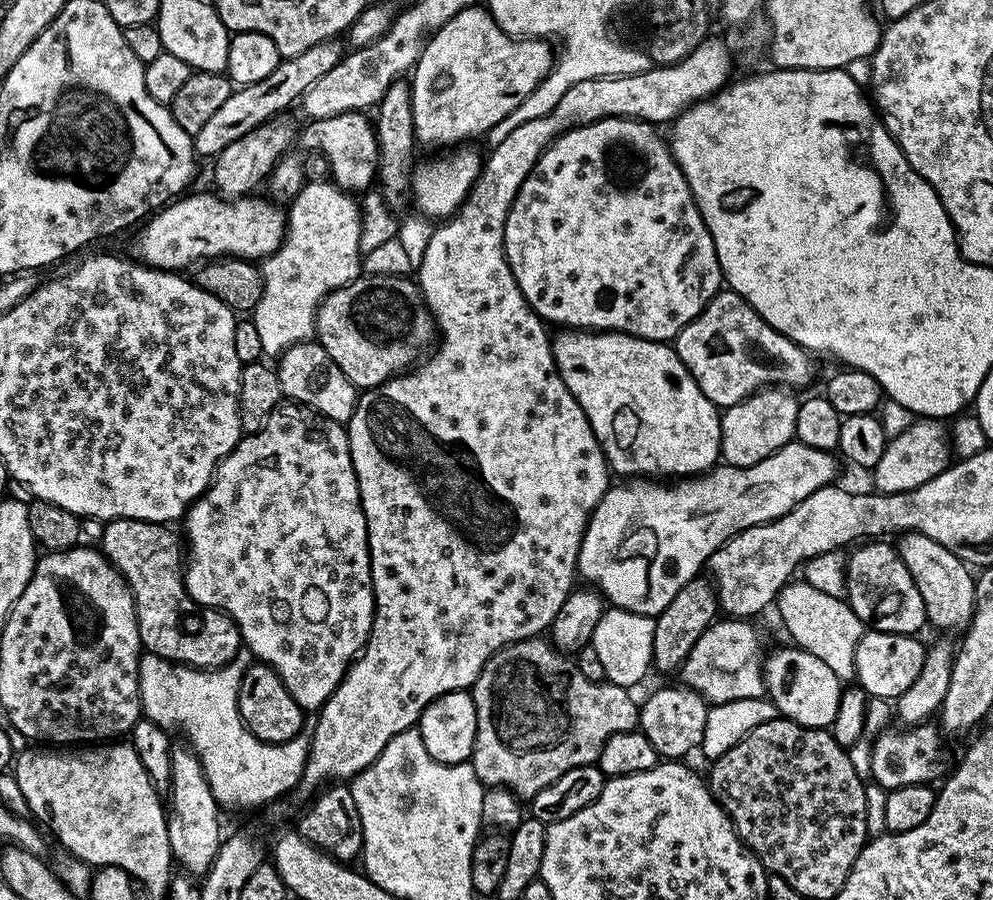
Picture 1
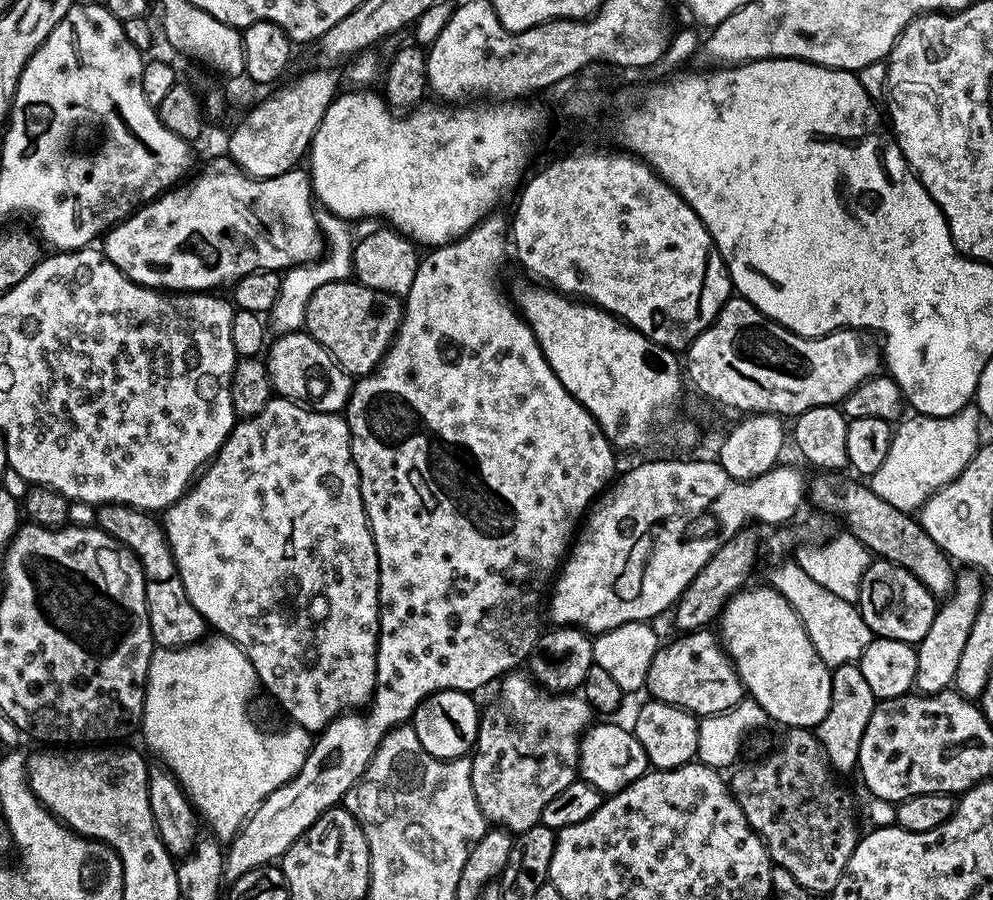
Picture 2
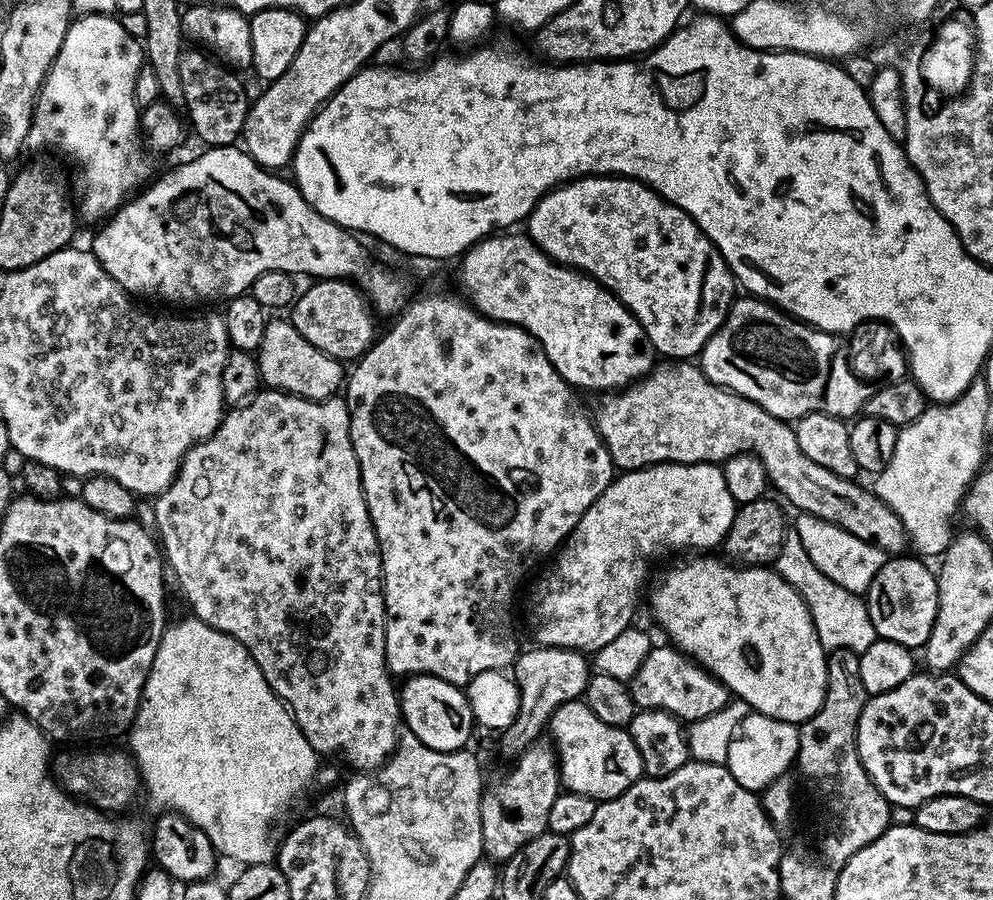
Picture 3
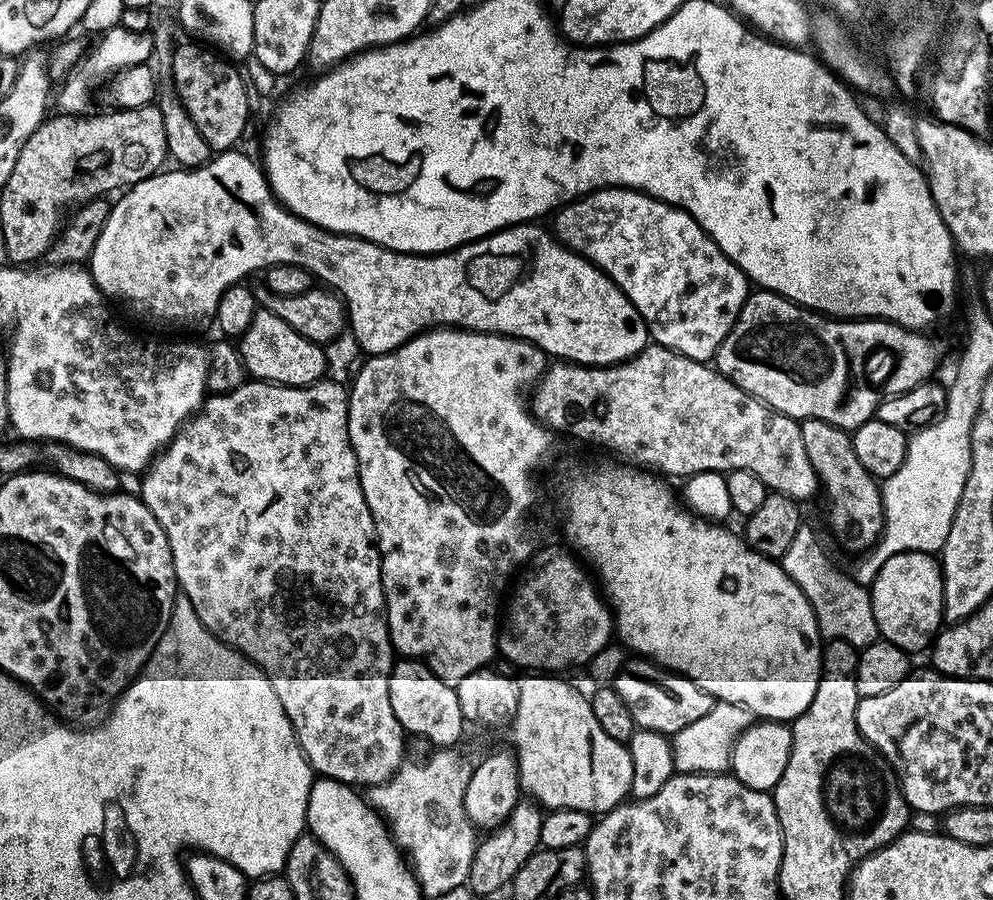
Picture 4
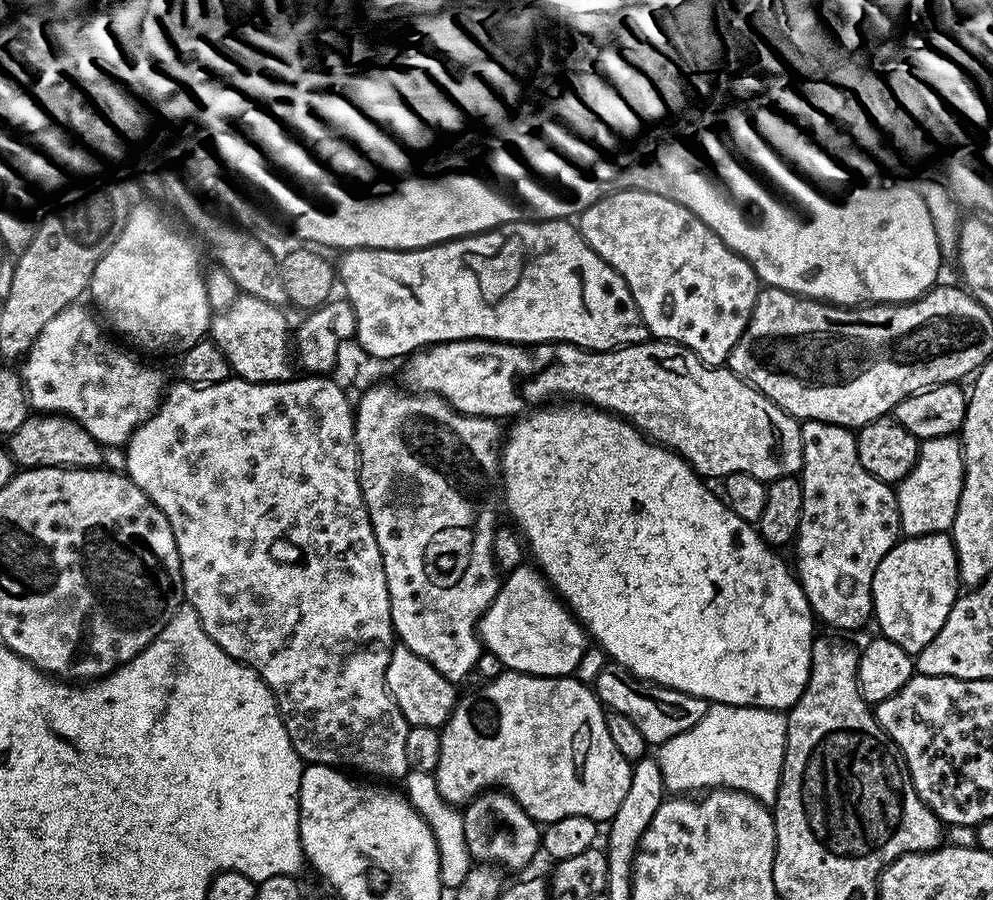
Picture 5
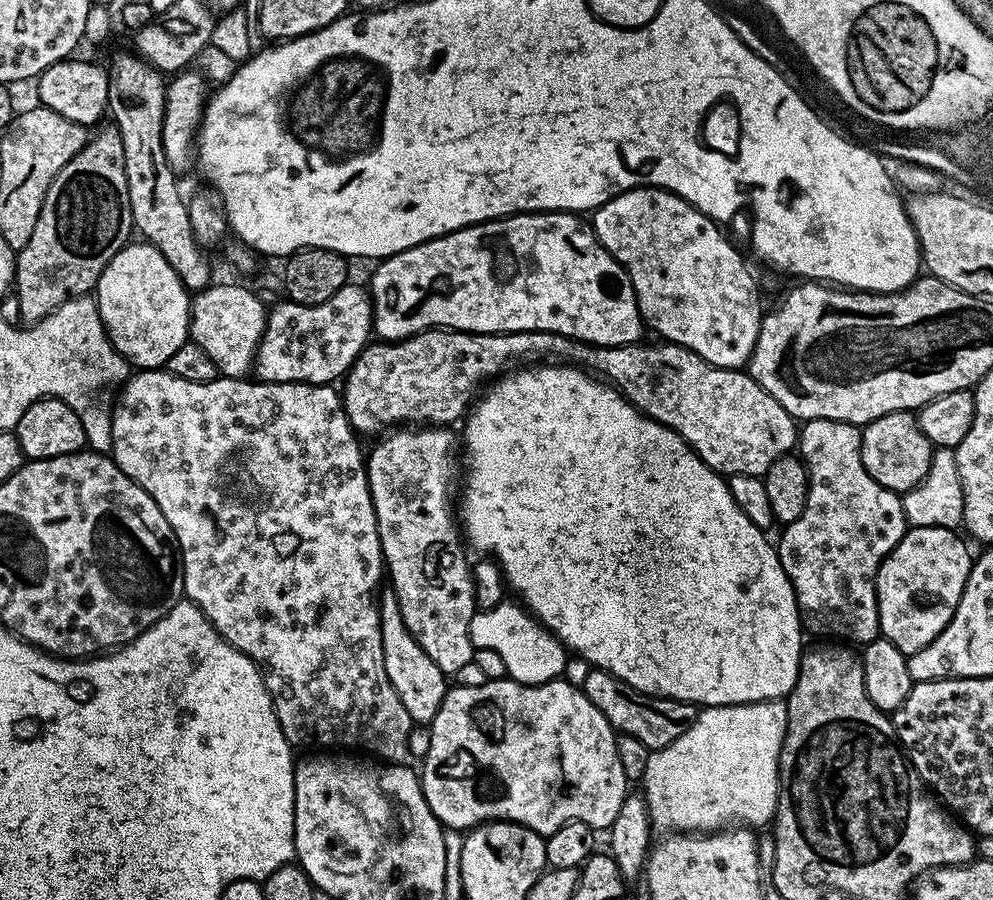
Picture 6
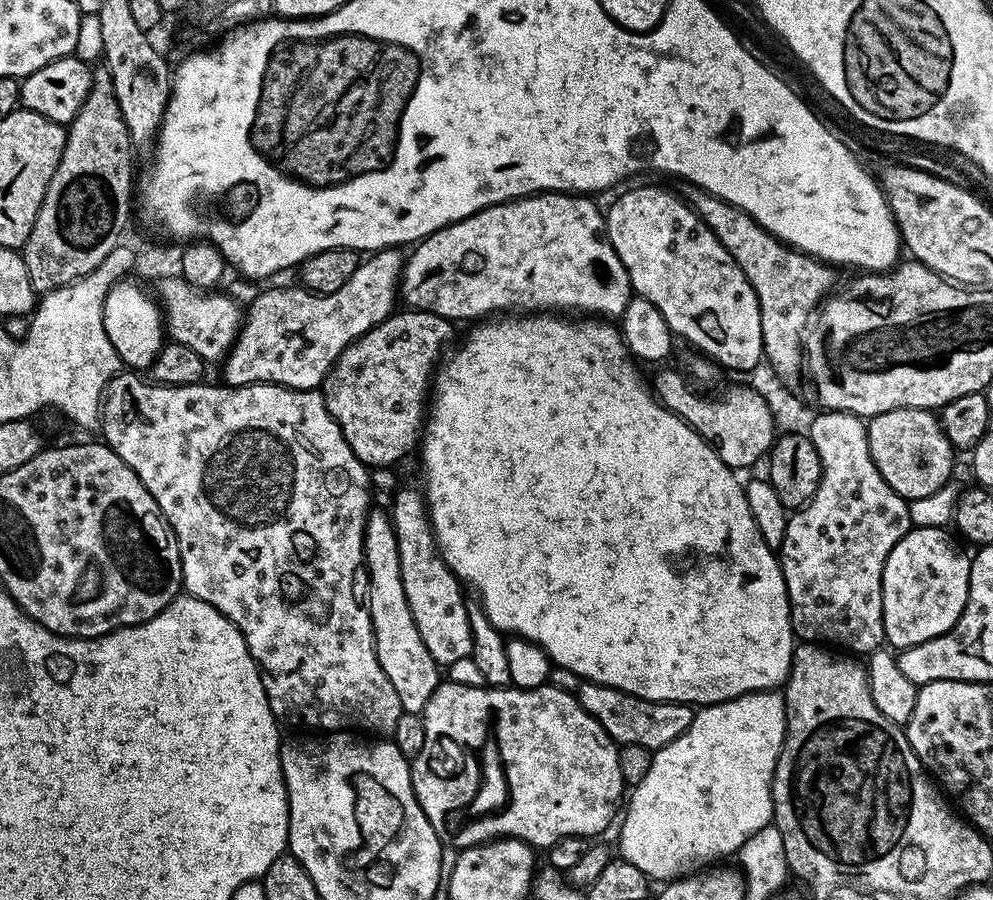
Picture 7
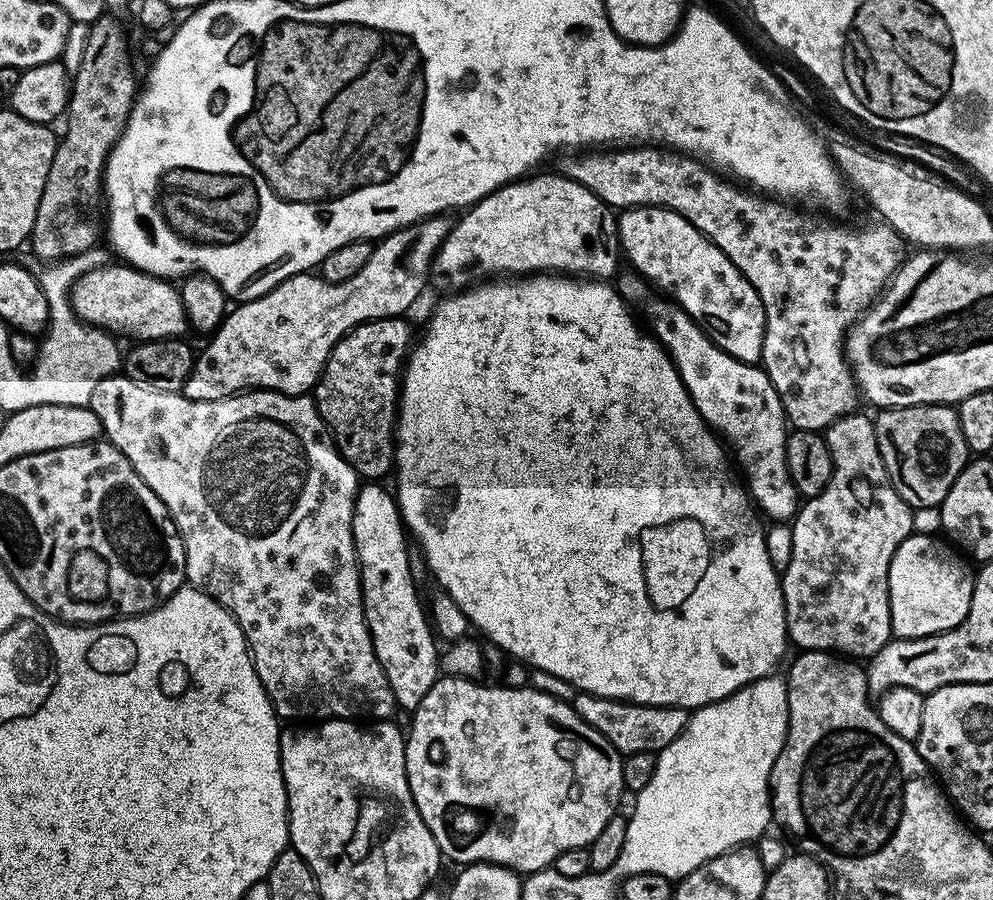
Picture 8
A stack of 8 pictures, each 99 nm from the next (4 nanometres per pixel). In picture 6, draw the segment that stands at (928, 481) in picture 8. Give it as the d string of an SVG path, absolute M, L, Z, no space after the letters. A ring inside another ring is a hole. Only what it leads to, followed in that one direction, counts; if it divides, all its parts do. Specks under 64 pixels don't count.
M911 411L891 412L877 420L863 425L860 434L862 466L882 486L890 491L903 494L918 486L930 470L934 445L922 434L915 415Z

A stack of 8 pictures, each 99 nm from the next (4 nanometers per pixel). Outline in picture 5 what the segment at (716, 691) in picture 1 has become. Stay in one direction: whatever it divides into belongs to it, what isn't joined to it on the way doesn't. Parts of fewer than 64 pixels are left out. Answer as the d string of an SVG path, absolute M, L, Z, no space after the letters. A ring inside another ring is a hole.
M605 663L602 670L598 670L598 678L594 682L596 697L600 699L608 712L626 714L642 738L646 738L649 746L659 746L670 742L670 738L678 738L678 734L686 734L707 714L709 701L698 698L694 694L686 694L682 690L663 688L661 684L652 684L648 680L639 680L630 674L621 664Z

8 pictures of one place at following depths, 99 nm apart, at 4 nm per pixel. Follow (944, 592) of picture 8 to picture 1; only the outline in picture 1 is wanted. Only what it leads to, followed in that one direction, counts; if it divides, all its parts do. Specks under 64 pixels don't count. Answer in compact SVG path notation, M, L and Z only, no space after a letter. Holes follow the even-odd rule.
M884 542L861 543L855 549L857 552L847 557L846 600L854 614L877 632L897 632L903 636L919 633L919 628L926 624L922 594L918 594L918 586L914 586L914 578L910 578L910 570L902 562L899 551L893 545L891 548L880 543Z

